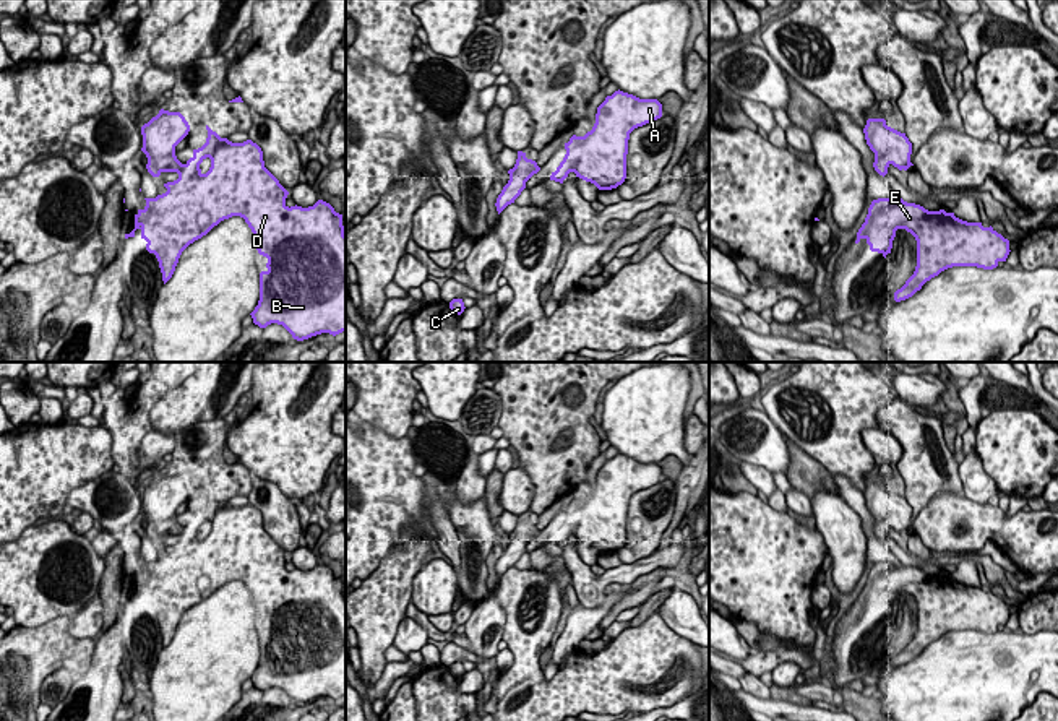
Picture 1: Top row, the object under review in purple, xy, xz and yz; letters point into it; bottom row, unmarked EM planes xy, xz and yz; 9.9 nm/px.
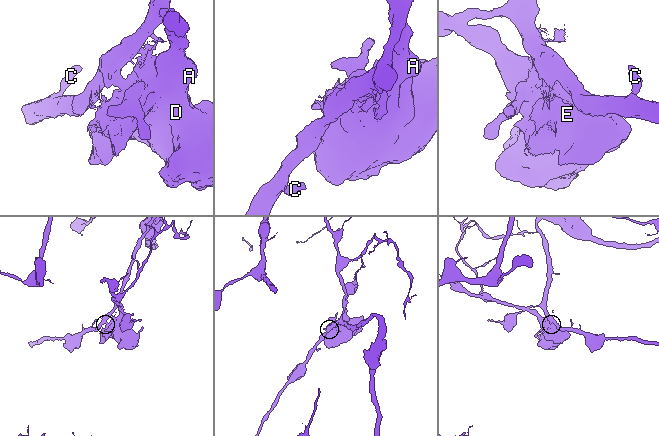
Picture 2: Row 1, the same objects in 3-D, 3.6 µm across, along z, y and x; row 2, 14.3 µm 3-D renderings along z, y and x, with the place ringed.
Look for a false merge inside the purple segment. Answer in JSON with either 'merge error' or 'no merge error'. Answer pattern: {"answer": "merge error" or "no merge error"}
{"answer": "merge error"}

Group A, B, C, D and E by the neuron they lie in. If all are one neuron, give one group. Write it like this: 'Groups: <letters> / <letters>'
Groups: A B D E / C

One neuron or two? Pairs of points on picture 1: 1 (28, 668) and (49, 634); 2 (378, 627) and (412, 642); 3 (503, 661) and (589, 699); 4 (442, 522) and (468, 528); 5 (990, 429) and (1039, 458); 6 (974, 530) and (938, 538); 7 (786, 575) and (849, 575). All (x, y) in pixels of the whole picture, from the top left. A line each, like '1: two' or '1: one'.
1: one
2: two
3: two
4: two
5: one
6: one
7: two

